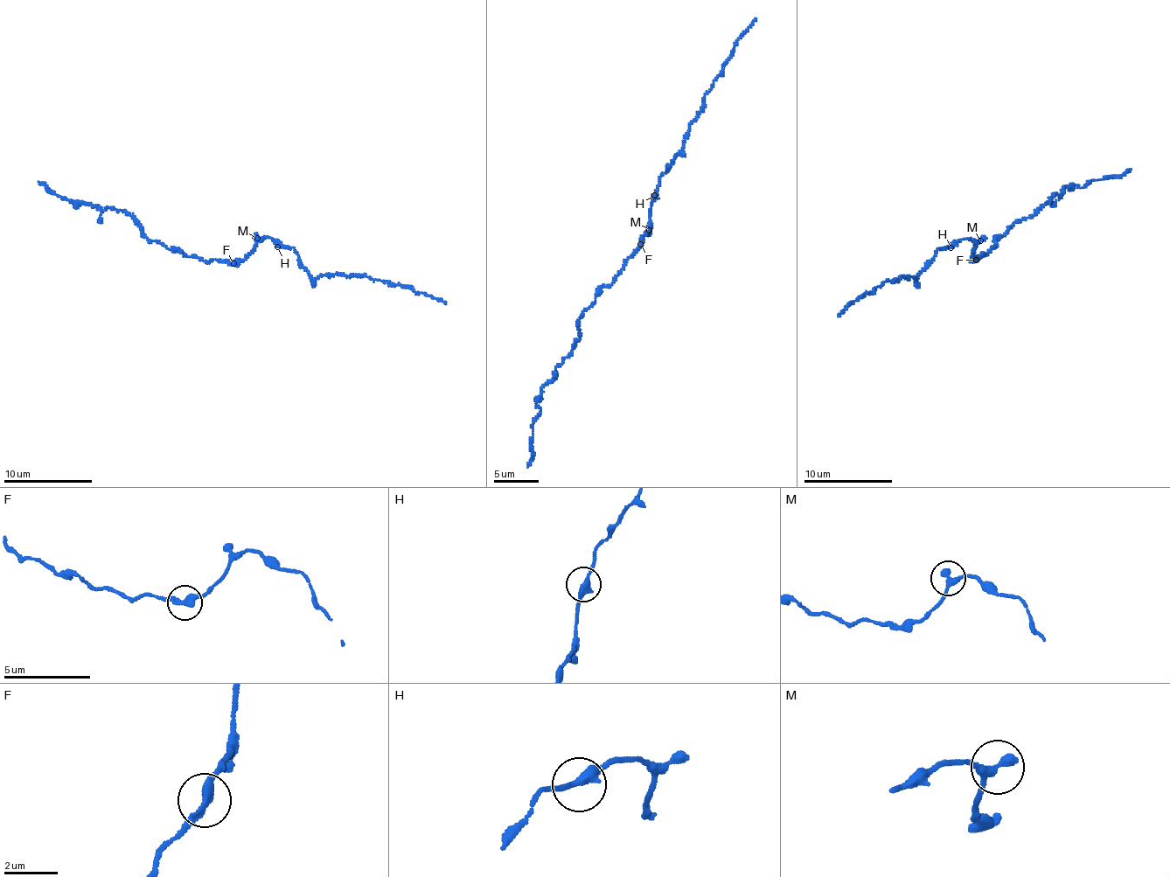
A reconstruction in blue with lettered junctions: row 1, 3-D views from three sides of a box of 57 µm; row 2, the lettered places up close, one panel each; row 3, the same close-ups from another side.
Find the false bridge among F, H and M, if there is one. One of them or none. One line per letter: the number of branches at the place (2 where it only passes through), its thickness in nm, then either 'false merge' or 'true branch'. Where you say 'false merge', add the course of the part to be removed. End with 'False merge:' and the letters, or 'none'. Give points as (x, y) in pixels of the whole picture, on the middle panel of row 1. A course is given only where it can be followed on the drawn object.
F: branches 2; calibre 360 nm; true branch
H: branches 2; calibre 360 nm; true branch
M: branches 2; calibre 340 nm; true branch
False merge: none

